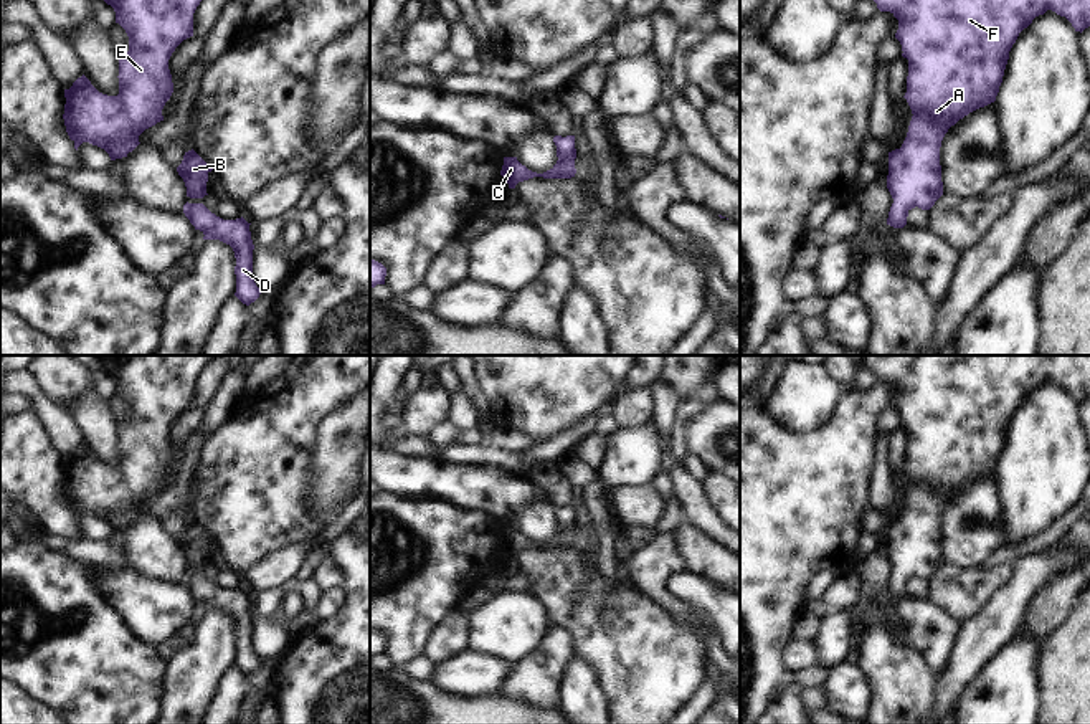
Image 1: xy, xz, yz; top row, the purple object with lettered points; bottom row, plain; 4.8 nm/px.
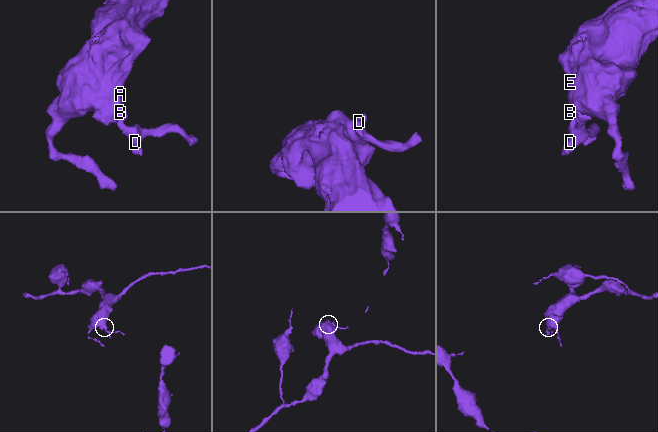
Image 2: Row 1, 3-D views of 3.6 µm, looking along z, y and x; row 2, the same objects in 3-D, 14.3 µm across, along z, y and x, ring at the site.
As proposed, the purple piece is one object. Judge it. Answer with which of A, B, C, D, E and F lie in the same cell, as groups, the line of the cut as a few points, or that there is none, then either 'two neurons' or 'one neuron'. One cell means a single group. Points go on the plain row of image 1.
A B C D E F; no cut; one neuron

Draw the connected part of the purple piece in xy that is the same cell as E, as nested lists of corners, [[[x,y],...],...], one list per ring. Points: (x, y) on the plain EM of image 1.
[[[102,355],[102,370],[116,382],[129,407],[129,422],[119,425],[119,464],[99,463],[83,445],[64,460],[64,496],[74,519],[89,512],[104,519],[111,531],[127,527],[140,512],[139,506],[164,491],[162,479],[173,463],[168,430],[175,418],[193,407],[193,383],[218,355]]]

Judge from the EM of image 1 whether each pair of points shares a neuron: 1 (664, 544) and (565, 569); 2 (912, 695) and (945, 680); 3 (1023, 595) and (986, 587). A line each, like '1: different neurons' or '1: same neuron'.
1: different neurons
2: different neurons
3: different neurons

